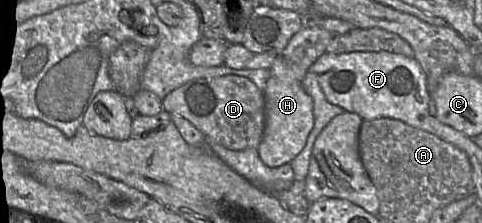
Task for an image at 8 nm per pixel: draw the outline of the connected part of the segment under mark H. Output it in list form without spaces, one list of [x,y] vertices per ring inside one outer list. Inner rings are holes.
[[[304,26],[276,56],[264,90],[265,128],[258,146],[263,163],[279,167],[290,163],[304,148],[314,126],[313,99],[306,93],[302,82],[309,67],[322,56],[334,36],[321,27]]]

